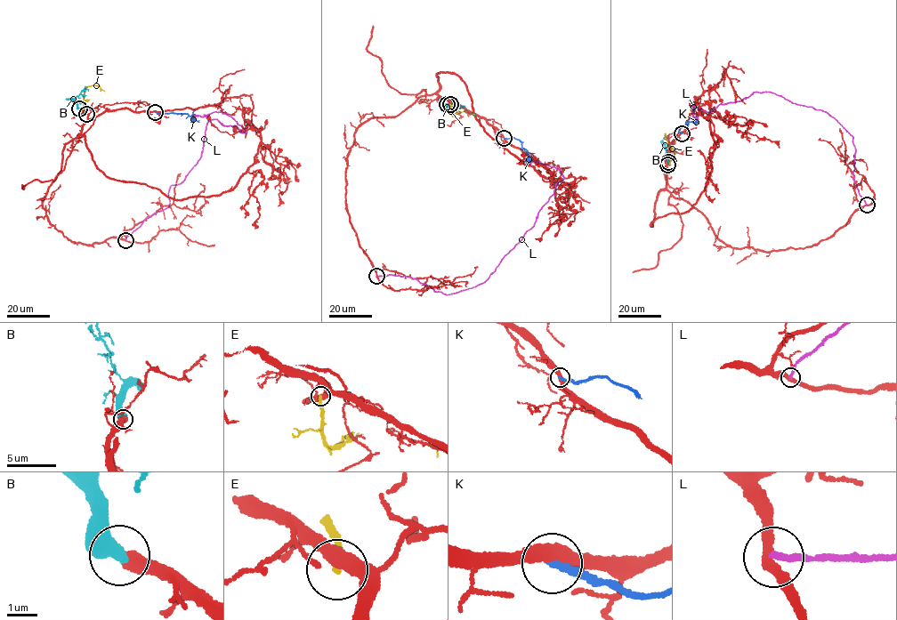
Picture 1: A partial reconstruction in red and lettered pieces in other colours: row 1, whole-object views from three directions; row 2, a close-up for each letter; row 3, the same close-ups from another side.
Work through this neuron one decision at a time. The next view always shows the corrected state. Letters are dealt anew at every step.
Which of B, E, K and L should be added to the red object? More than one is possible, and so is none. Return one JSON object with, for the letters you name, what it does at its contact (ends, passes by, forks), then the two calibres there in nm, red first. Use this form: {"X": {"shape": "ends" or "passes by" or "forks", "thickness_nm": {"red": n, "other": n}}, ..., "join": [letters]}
{"B": {"shape": "ends", "thickness_nm": {"red": 480, "other": 550}}, "join": ["B"]}

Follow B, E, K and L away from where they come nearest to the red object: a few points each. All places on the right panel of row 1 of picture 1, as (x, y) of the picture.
B: (668, 162), (668, 154), (662, 143)
E: (667, 165), (674, 150), (664, 139), (665, 133), (668, 135)
K: (682, 132), (679, 129), (686, 122), (699, 119)
L: (867, 205), (853, 179), (853, 138), (827, 113), (755, 92), (710, 112), (692, 105), (698, 116)

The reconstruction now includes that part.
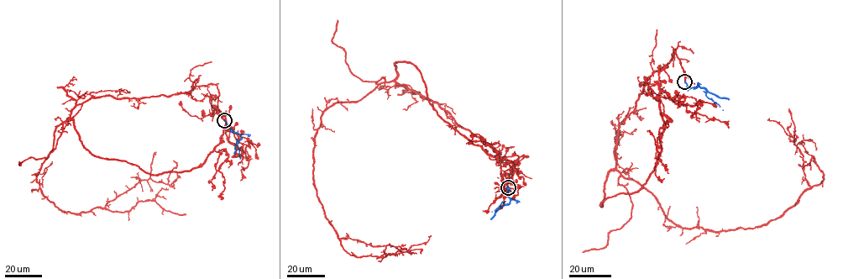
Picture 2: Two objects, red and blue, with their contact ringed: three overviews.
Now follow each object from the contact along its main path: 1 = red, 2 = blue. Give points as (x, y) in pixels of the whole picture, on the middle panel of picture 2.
1: (507, 187), (520, 187), (494, 150), (396, 82), (324, 111), (313, 181), (338, 237), (407, 250), (428, 237)
2: (507, 187), (510, 202), (502, 202), (492, 212)

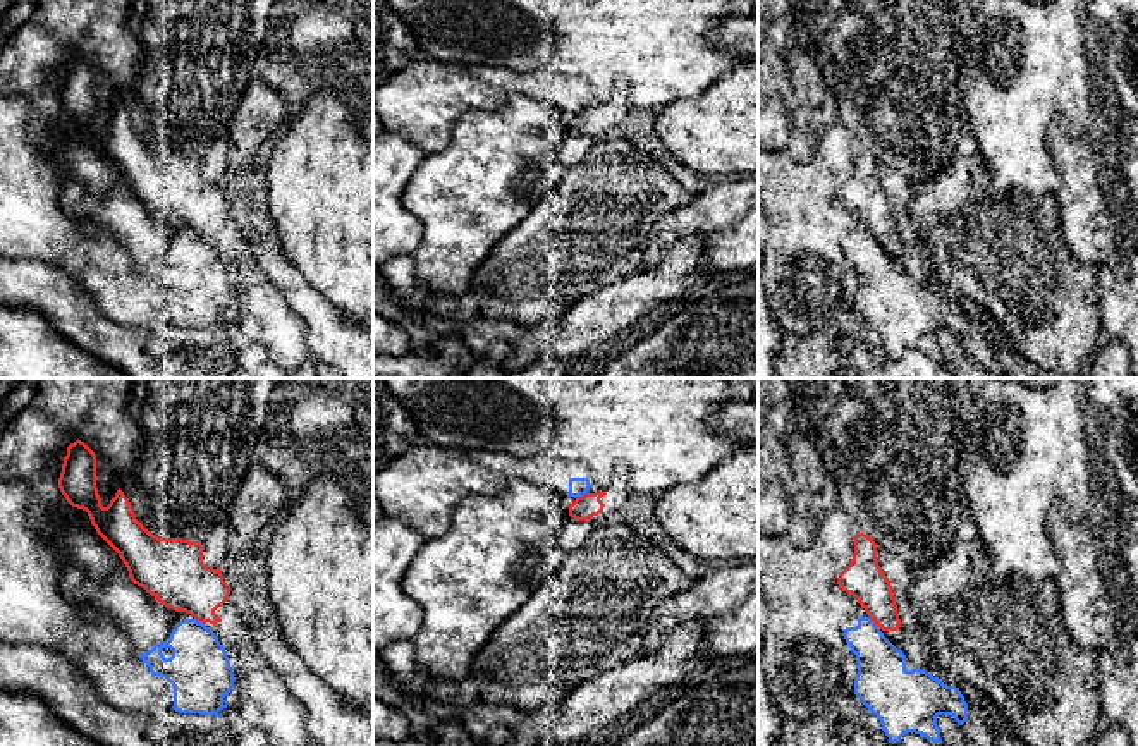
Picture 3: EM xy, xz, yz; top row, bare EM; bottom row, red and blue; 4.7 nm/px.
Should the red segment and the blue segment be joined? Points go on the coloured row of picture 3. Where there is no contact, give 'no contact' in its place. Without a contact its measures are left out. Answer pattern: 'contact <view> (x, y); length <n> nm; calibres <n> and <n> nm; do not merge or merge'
contact xz (581, 495); length 70 nm; calibres 120 and 90 nm; do not merge

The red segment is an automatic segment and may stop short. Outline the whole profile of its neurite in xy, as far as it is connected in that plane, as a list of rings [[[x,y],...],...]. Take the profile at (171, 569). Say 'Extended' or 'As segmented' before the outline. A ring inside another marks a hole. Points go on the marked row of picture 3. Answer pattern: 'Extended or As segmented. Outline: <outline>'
As segmented. Outline: [[[81,440],[67,447],[58,488],[65,500],[88,512],[96,533],[119,553],[134,584],[162,605],[191,614],[206,624],[222,622],[215,614],[230,595],[220,567],[203,564],[201,541],[158,538],[134,516],[119,488],[107,507],[96,488],[96,456]]]

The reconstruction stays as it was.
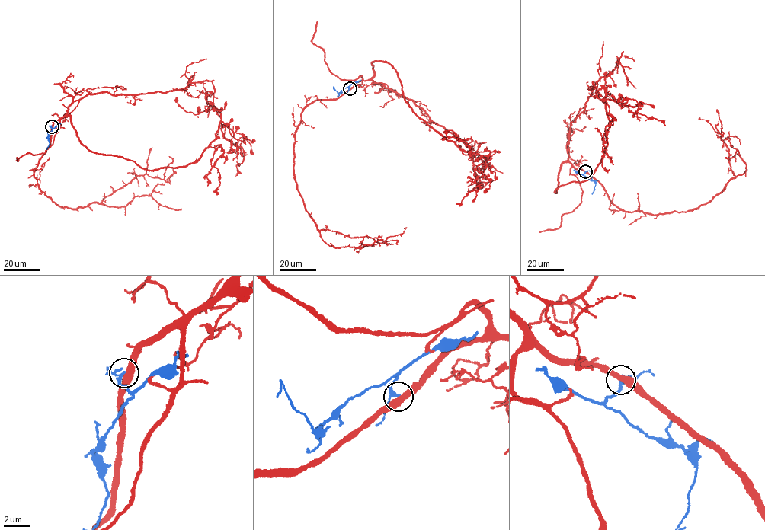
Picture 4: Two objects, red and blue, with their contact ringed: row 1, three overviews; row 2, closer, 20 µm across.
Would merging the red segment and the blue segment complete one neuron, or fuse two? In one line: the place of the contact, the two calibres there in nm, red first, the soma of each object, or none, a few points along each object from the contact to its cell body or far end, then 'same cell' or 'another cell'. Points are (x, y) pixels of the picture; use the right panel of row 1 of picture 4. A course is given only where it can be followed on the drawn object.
place (585, 171); calibres 480 and 160 nm; soma red none; soma blue none; course red (584, 171), (561, 164), (554, 191), (590, 178), (600, 163), (609, 125), (606, 94), (664, 126); course blue (585, 171), (583, 175), (595, 183), (592, 194); another cell

